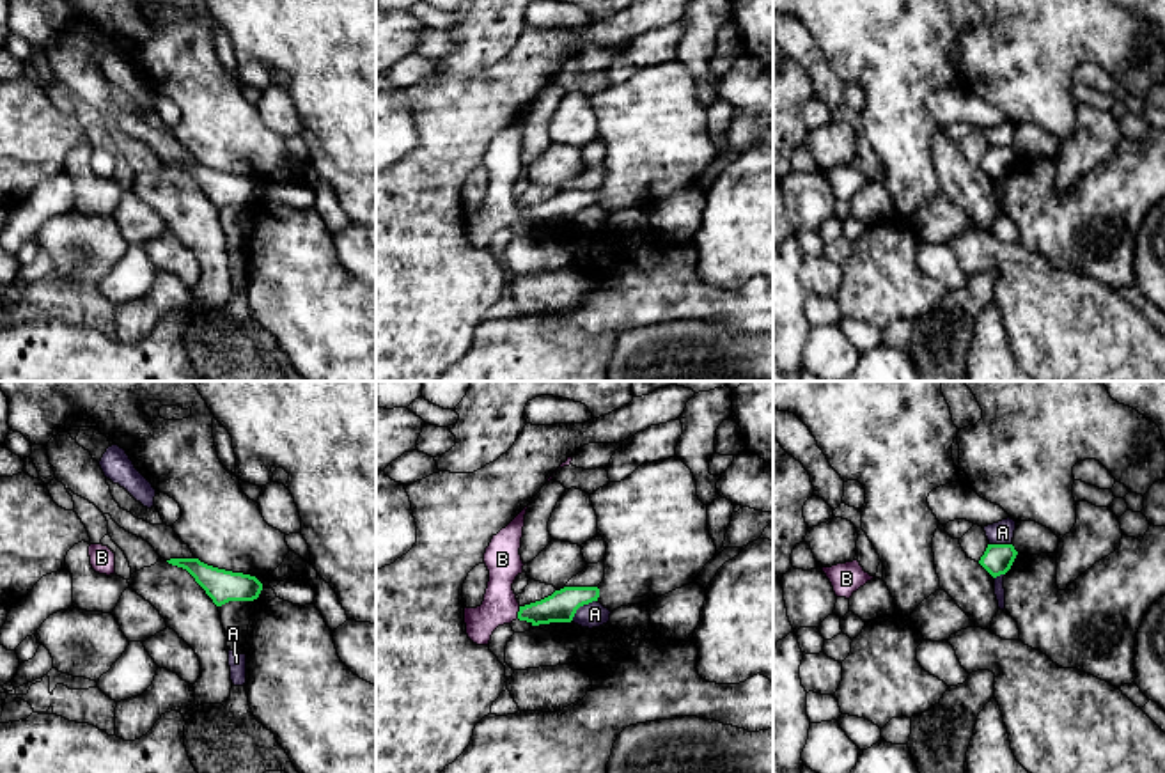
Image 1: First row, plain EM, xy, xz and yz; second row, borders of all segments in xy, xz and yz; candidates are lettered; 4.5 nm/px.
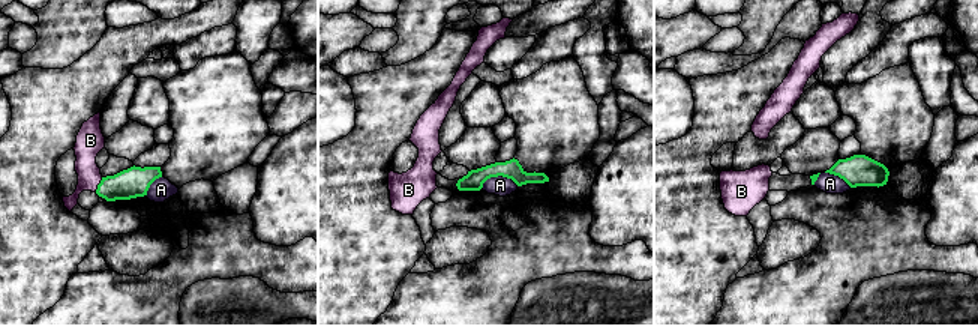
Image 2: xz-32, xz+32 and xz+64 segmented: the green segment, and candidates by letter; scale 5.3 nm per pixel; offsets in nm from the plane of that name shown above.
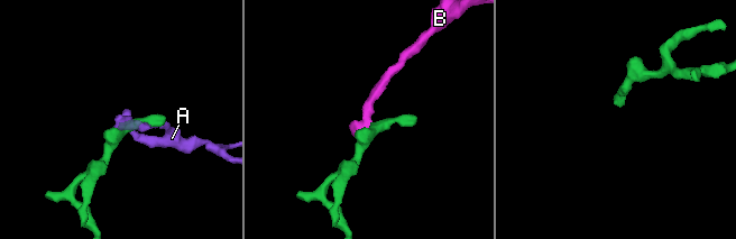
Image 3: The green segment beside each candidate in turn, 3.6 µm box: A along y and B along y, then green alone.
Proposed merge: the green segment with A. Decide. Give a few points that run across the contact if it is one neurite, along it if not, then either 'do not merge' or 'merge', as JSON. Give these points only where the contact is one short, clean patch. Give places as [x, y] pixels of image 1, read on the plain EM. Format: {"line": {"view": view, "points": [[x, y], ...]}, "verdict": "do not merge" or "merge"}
{"verdict": "do not merge"}

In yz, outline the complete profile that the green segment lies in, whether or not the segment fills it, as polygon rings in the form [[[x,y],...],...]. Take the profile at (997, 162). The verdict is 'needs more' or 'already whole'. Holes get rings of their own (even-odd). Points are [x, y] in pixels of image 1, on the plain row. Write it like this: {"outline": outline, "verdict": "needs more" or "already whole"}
{"outline": [[[988,147],[984,158],[981,160],[979,167],[993,179],[1005,177],[1018,154],[1013,147]]], "verdict": "already whole"}

